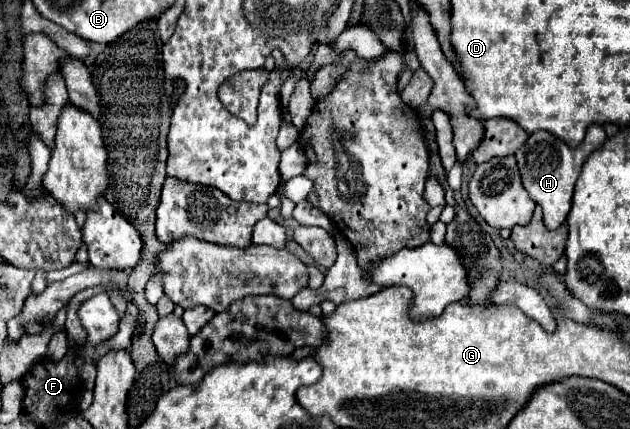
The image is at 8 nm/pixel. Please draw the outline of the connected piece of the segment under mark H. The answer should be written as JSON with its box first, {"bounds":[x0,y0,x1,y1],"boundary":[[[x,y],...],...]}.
{"bounds":[516,125,606,229],"boundary":[[[592,125],[592,127],[588,127],[582,145],[576,147],[576,149],[570,149],[570,147],[566,147],[566,143],[562,143],[552,133],[536,131],[516,151],[518,153],[518,169],[520,169],[522,185],[528,191],[528,195],[542,207],[544,225],[548,229],[556,229],[566,221],[570,205],[572,205],[574,185],[576,185],[576,179],[578,179],[578,175],[582,171],[582,165],[584,165],[586,157],[604,143],[604,139],[606,139],[604,129],[600,125]]]}

